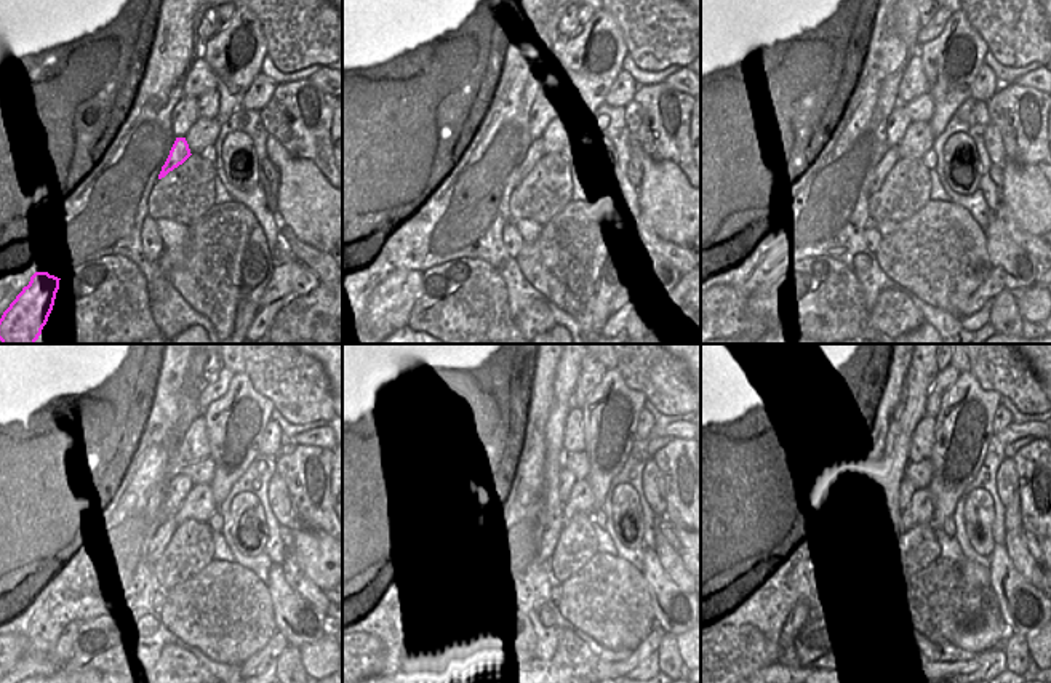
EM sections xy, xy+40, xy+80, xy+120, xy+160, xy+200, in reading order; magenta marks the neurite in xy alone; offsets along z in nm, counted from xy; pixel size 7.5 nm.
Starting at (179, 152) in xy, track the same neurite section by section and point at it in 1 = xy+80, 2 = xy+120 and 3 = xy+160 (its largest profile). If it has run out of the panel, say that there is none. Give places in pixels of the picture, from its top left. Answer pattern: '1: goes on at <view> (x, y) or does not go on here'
1: goes on at xy+80 (891, 155)
2: goes on at xy+120 (165, 531)
3: goes on at xy+160 (522, 547)

